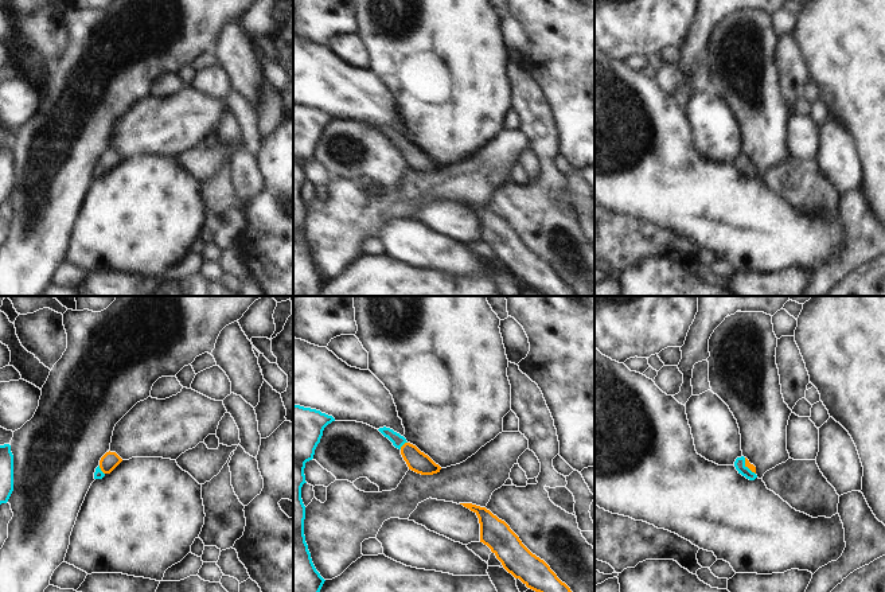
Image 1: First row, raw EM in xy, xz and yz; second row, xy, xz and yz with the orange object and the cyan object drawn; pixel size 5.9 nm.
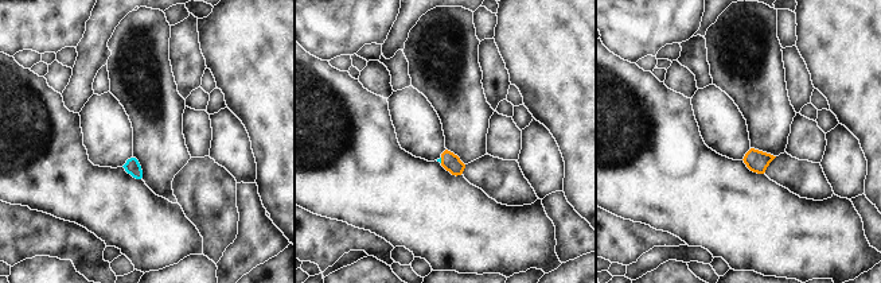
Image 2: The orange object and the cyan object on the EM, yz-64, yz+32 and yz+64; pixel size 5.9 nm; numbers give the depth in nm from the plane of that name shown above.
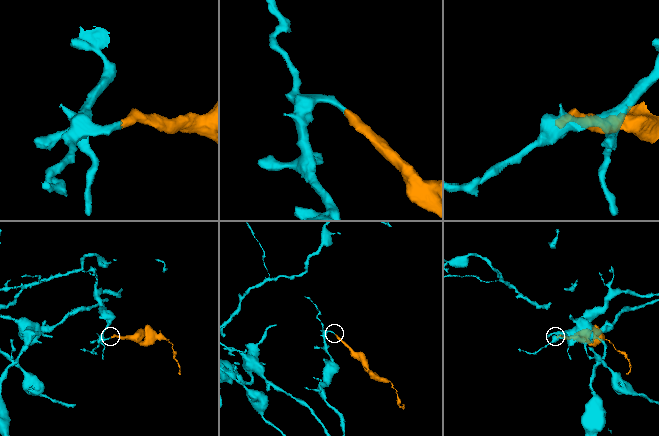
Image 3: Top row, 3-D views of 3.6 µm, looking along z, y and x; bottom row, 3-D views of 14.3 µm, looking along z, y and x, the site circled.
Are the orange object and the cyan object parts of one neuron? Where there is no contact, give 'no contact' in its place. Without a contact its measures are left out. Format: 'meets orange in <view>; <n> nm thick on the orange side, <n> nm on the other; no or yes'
meets orange in xz; 120 nm thick on the orange side, 70 nm on the other; yes

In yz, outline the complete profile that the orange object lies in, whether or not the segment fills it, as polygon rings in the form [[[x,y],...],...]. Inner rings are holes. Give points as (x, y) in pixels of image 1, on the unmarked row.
[[[744,155],[736,157],[734,165],[738,170],[738,172],[741,172],[749,179],[755,179],[757,176],[756,165],[751,163],[749,159]]]

